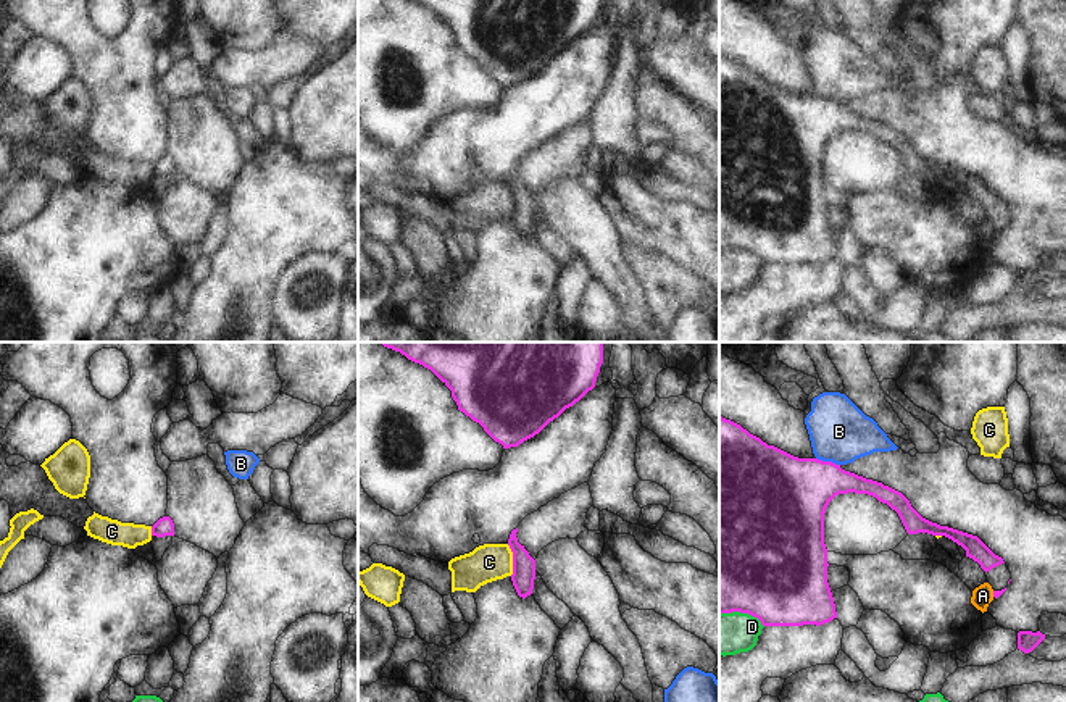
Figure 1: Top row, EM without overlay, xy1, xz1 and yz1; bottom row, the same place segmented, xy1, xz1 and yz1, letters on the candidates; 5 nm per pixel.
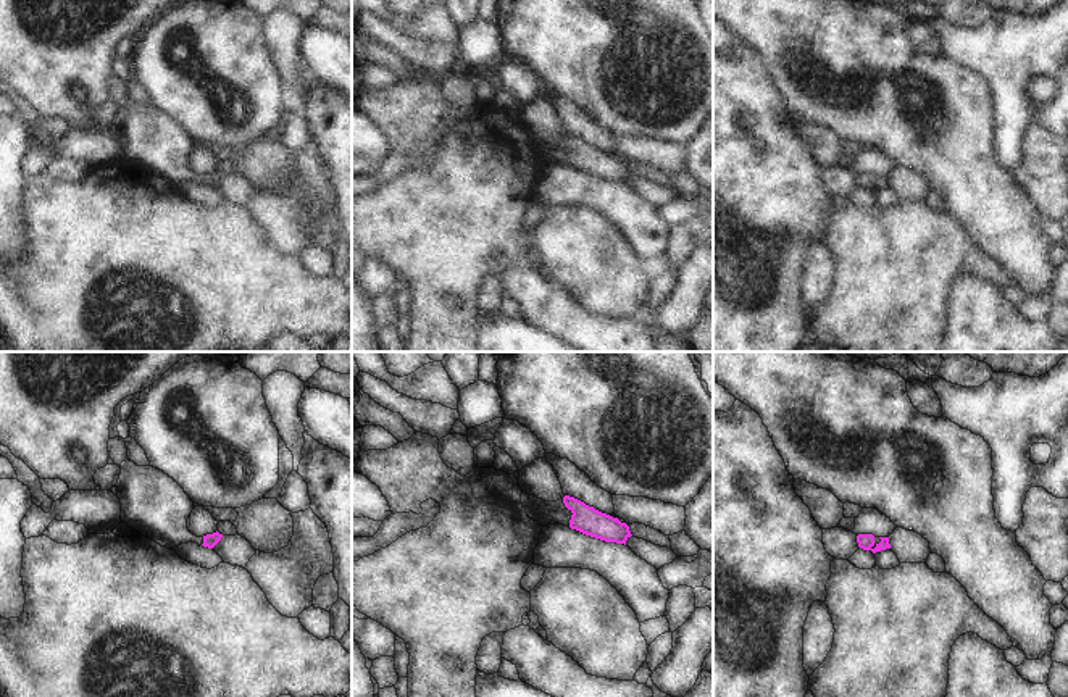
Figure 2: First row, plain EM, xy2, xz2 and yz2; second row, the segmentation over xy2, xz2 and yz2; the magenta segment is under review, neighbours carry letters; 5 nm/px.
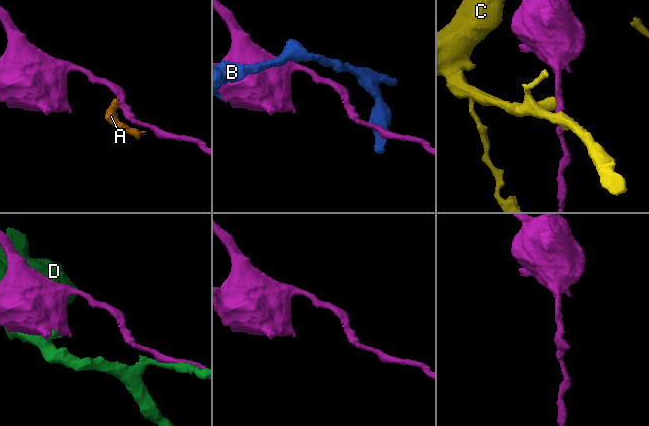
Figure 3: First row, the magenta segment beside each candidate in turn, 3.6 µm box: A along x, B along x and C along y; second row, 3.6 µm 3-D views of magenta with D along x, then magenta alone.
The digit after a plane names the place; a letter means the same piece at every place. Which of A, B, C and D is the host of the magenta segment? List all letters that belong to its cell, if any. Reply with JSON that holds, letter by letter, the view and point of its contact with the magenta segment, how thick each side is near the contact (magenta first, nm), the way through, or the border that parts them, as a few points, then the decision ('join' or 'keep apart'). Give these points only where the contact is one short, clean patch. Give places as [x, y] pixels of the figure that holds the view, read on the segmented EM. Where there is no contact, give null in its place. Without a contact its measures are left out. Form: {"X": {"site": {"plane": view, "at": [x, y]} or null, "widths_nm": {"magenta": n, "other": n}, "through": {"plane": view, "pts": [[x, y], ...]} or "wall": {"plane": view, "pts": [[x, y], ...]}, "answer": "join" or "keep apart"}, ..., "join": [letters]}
{"A": {"site": {"plane": "yz1", "at": [994, 594]}, "widths_nm": {"magenta": 30, "other": 100}, "wall": {"plane": "yz1", "pts": [[992, 591], [994, 596]]}, "answer": "keep apart"}, "B": {"site": {"plane": "yz1", "at": [828, 462]}, "widths_nm": {"magenta": 380, "other": 300}, "answer": "keep apart"}, "C": {"site": {"plane": "xz1", "at": [513, 560]}, "widths_nm": {"magenta": 120, "other": 190}, "wall": {"plane": "xz1", "pts": [[507, 544], [512, 552], [512, 575]]}, "answer": "keep apart"}, "D": {"site": {"plane": "yz1", "at": [742, 612]}, "widths_nm": {"magenta": 500, "other": 200}, "answer": "keep apart"}, "join": []}

